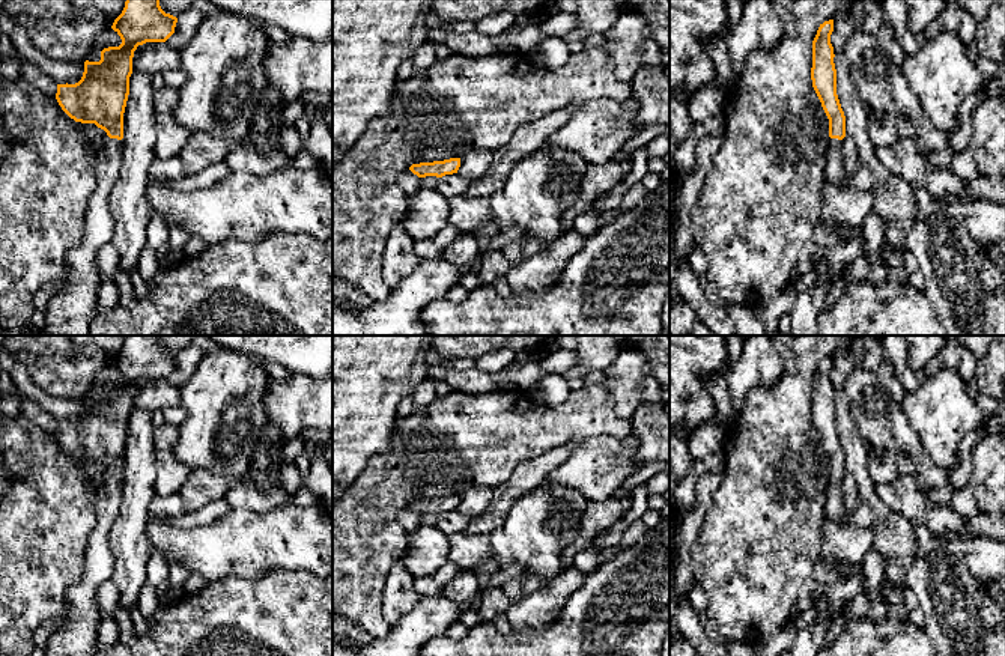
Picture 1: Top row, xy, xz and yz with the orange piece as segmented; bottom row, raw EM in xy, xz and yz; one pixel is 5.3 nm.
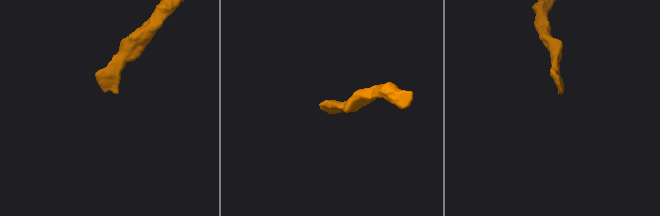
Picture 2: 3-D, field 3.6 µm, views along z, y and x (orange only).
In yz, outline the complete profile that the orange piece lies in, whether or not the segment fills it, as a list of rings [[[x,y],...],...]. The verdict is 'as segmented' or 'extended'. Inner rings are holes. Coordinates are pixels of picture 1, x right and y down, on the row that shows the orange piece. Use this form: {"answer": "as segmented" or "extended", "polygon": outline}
{"answer": "extended", "polygon": [[[833,20],[820,24],[812,41],[812,87],[821,102],[829,119],[829,149],[826,153],[824,175],[826,181],[835,185],[849,187],[852,176],[844,170],[843,138],[846,137],[846,116],[836,95],[836,69],[833,63],[833,47],[830,35],[833,32]]]}

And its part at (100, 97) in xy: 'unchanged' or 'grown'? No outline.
grown

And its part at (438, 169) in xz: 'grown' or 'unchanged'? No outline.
unchanged

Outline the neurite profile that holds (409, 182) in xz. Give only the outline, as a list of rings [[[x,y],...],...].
[[[406,170],[400,175],[400,187],[408,196],[412,196],[423,187],[421,178],[414,175],[411,170]]]

